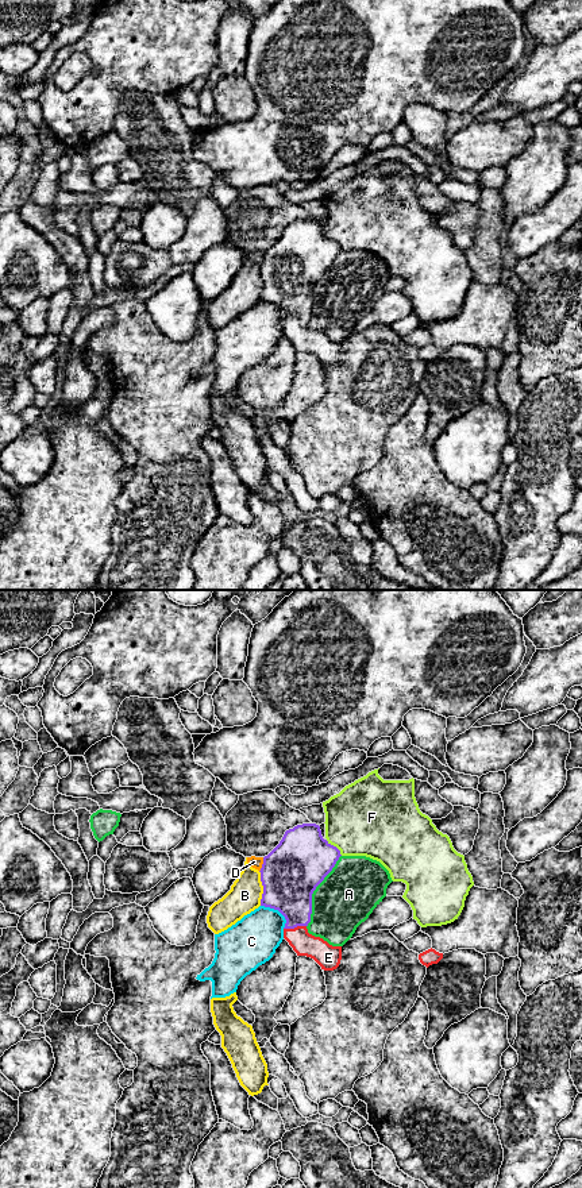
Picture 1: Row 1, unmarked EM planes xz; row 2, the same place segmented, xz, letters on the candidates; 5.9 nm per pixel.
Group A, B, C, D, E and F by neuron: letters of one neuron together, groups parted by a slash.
A / B / C D / E / F

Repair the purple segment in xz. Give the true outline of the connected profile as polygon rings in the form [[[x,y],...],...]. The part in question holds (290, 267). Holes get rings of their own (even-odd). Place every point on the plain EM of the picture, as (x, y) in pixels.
[[[302,219],[285,227],[280,239],[263,252],[259,266],[263,281],[261,301],[278,305],[285,312],[284,333],[297,351],[313,354],[324,366],[339,362],[342,342],[332,342],[323,333],[309,329],[307,321],[311,317],[312,289],[340,251],[340,246],[323,234],[319,220]]]

